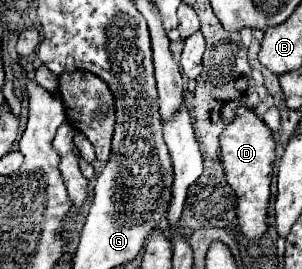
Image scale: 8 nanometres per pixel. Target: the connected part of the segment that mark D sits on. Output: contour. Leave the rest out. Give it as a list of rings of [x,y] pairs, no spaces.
[[[247,107],[237,109],[237,117],[225,127],[219,137],[221,143],[221,163],[225,169],[227,183],[237,195],[237,221],[239,229],[249,239],[259,239],[269,229],[267,209],[269,209],[269,185],[275,163],[275,139],[271,129]]]

